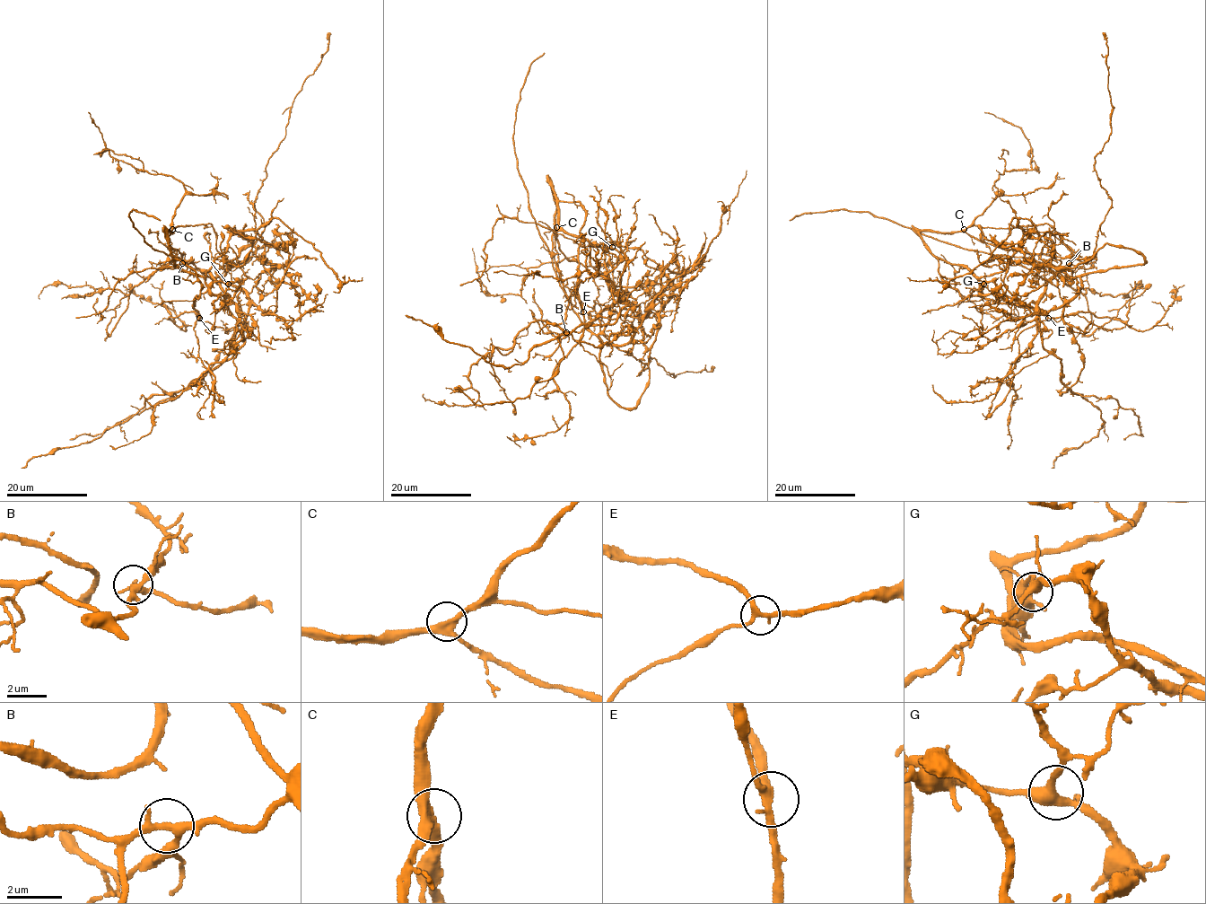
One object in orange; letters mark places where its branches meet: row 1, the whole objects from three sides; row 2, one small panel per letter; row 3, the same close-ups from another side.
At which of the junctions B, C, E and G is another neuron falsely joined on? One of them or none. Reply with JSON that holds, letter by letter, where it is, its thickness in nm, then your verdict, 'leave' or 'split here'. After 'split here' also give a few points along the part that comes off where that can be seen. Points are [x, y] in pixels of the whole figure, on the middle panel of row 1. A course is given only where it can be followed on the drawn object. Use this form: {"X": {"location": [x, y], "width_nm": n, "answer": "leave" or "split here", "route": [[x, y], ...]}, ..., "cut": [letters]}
{"B": {"location": [566, 332], "width_nm": 260, "answer": "split here", "route": [[566, 332], [538, 322], [568, 306], [551, 182], [628, 305], [612, 324], [507, 367], [405, 315]]}, "C": {"location": [556, 227], "width_nm": 320, "answer": "leave"}, "E": {"location": [583, 311], "width_nm": 240, "answer": "leave"}, "G": {"location": [612, 247], "width_nm": 360, "answer": "leave"}, "cut": ["B"]}

